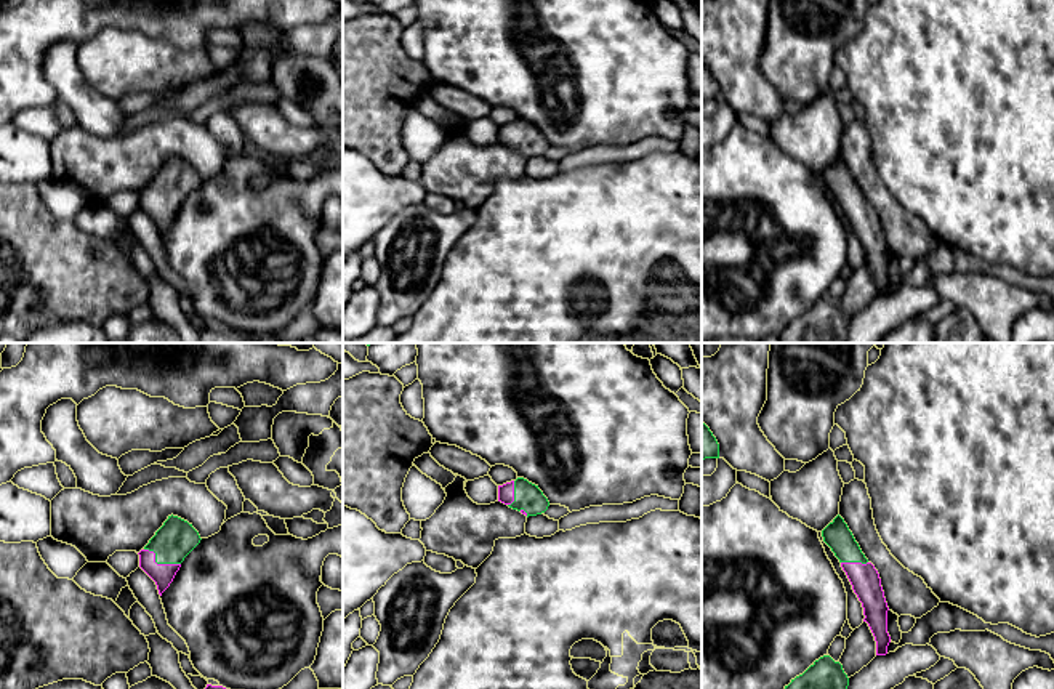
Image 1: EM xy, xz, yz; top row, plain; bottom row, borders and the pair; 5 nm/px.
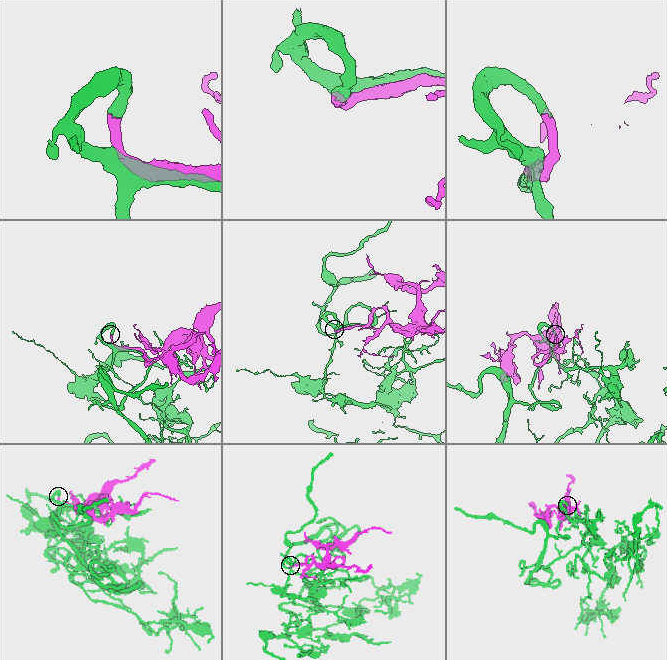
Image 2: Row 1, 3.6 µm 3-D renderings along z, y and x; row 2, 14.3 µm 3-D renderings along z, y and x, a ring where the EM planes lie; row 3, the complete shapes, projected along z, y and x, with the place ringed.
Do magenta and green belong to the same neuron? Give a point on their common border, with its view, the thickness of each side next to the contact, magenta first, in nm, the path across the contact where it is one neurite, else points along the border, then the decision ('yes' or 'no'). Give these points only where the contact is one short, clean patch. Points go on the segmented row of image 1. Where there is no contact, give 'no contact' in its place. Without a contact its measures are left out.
meets magenta in xy at (159, 564); 110 nm thick on the magenta side, 190 nm on the other; yes

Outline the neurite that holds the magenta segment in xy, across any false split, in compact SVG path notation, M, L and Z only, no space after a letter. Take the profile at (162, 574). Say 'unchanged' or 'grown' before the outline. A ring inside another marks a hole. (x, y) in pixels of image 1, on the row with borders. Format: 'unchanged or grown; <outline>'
grown; M171 514L138 553L139 567L155 582L160 596L200 540L192 524Z

